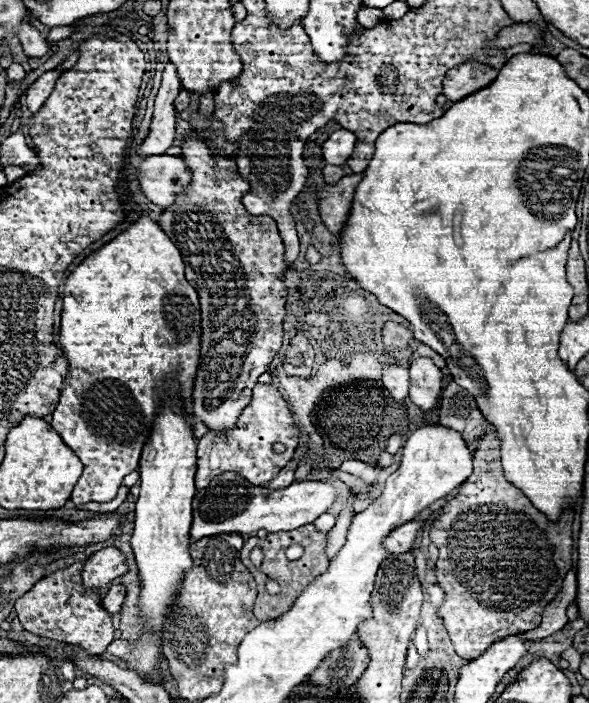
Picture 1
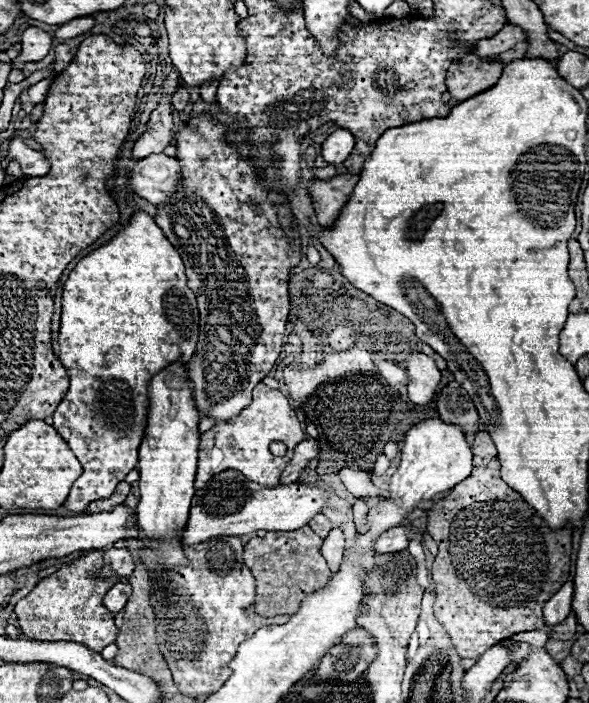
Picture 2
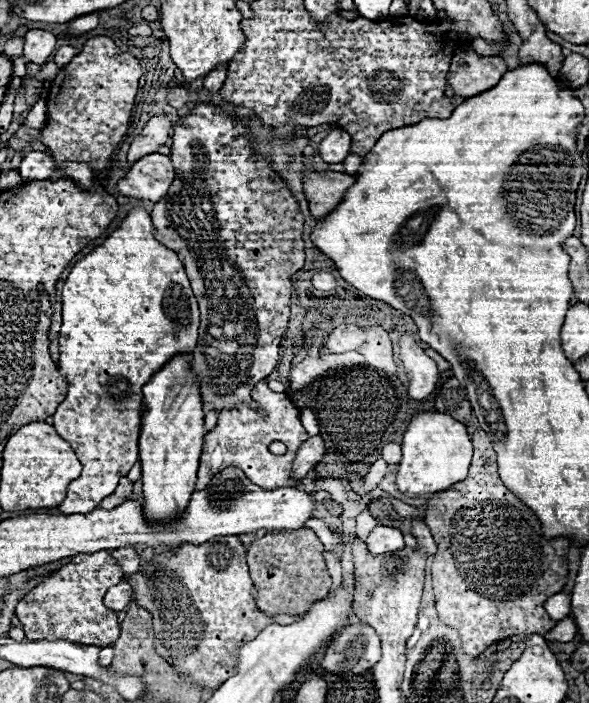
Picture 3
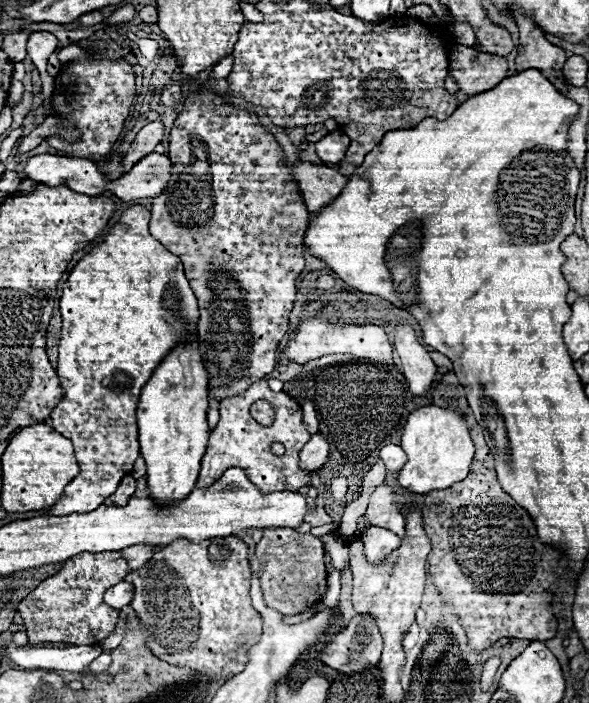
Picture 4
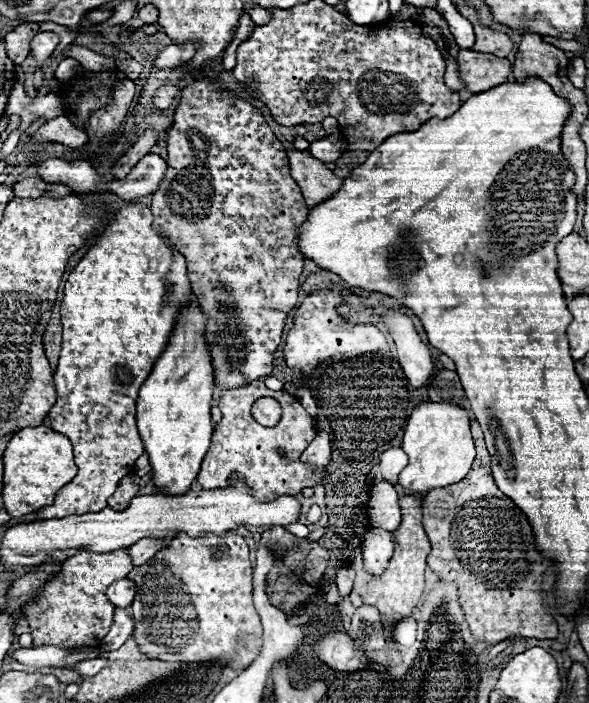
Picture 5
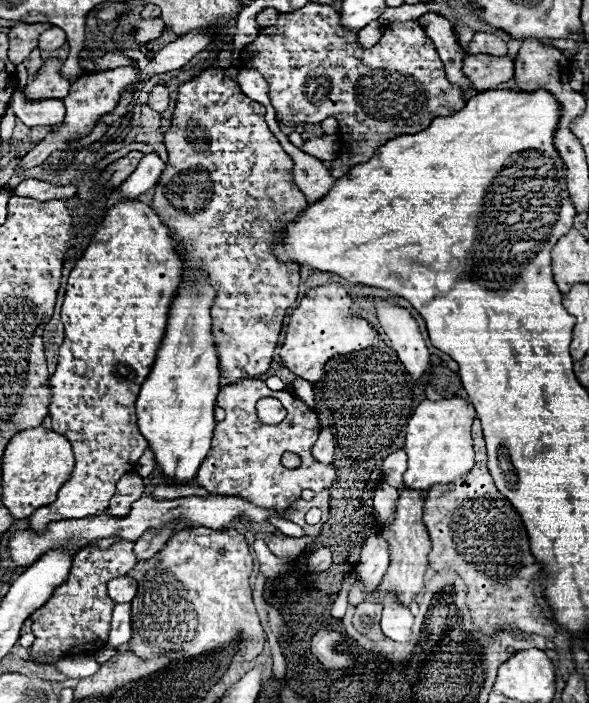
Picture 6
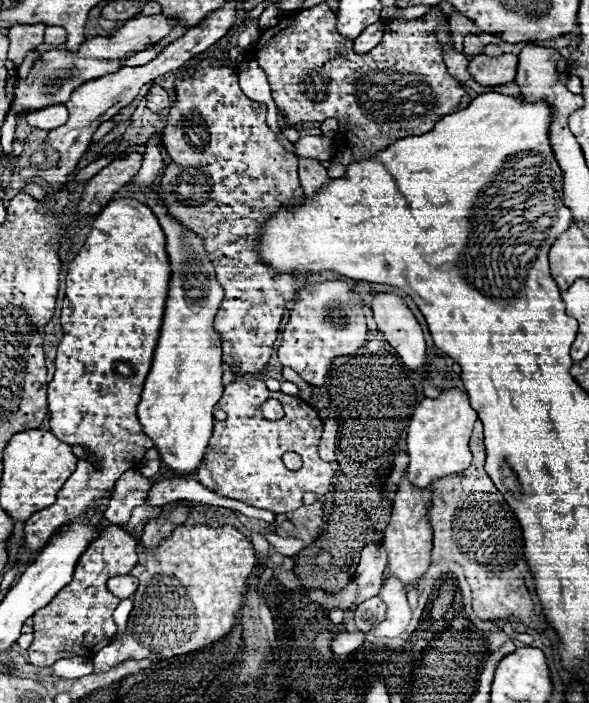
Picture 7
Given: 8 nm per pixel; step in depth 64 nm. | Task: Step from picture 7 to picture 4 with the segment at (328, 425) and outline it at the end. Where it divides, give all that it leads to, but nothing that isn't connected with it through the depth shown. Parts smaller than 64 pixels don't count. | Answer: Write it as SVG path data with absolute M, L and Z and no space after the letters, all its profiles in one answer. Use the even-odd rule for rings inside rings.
M314 434L300 450L298 464L302 470L314 472L326 462L326 458L328 458L328 442L324 440L322 434Z

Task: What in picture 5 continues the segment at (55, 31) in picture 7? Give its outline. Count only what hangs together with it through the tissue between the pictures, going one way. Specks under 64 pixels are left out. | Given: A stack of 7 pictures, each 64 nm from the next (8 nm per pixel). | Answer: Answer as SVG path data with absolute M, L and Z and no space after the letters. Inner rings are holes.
M40 32L32 38L30 42L30 50L34 54L34 58L38 60L40 68L44 68L46 60L50 58L50 54L56 50L58 46L58 36L54 32Z

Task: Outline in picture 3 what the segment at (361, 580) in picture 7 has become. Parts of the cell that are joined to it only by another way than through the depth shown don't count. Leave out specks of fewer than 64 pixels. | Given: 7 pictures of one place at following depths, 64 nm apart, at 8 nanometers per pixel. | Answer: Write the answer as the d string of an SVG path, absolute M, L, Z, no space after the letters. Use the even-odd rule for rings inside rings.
M376 526L370 536L366 538L368 550L370 554L386 554L392 550L400 550L404 548L404 536L398 528L390 528L390 526Z

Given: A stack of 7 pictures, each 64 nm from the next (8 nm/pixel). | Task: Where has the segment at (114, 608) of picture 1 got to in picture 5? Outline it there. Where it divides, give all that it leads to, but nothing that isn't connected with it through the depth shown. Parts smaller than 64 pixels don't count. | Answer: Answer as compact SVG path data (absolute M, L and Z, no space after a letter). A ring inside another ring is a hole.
M128 578L116 580L116 582L110 584L108 590L106 590L108 600L110 600L116 608L126 608L126 606L130 606L132 600L134 600L134 594L136 594L136 586L134 586L134 582L130 582Z

